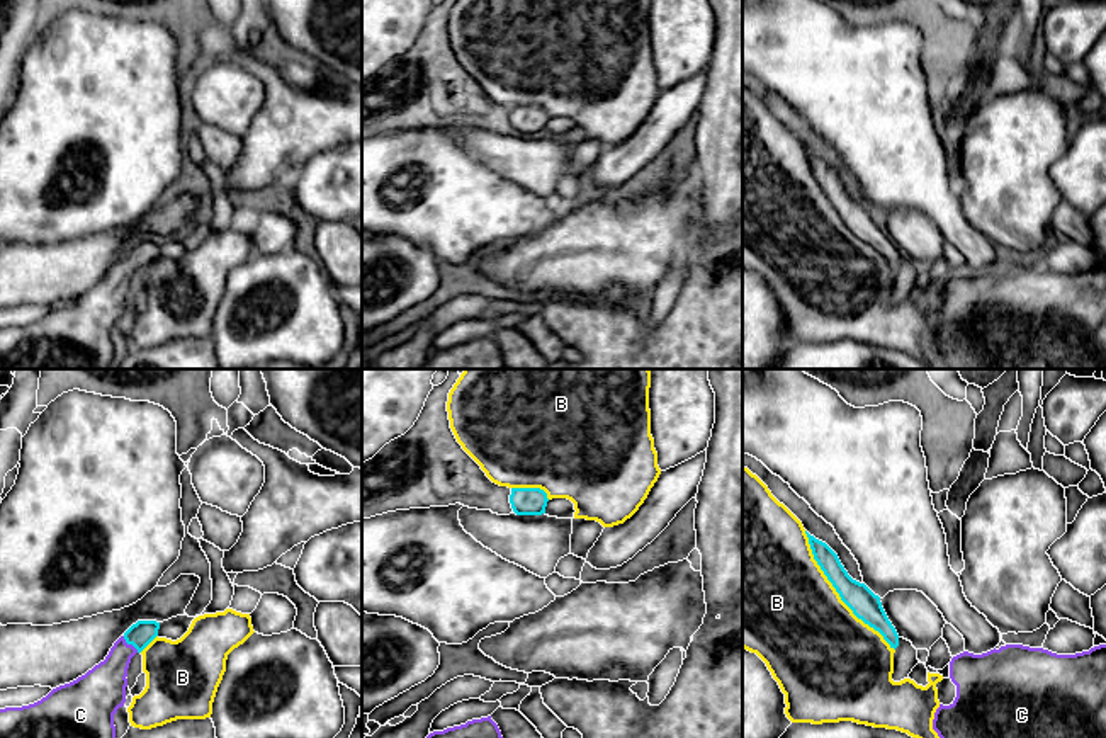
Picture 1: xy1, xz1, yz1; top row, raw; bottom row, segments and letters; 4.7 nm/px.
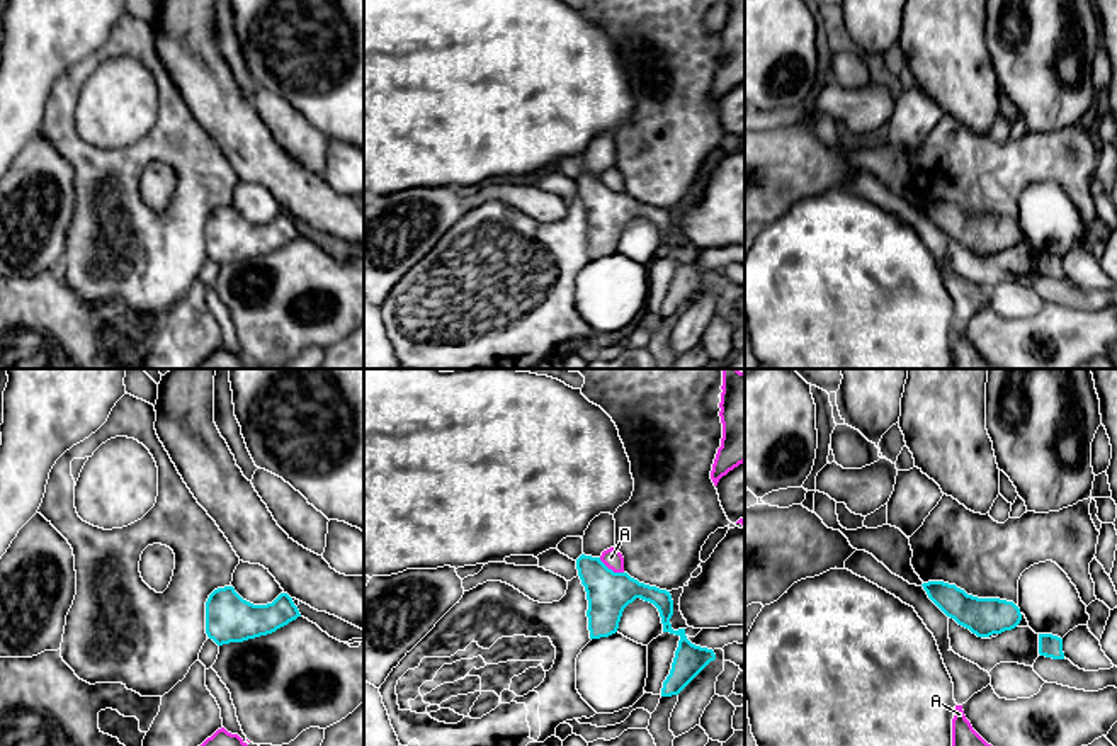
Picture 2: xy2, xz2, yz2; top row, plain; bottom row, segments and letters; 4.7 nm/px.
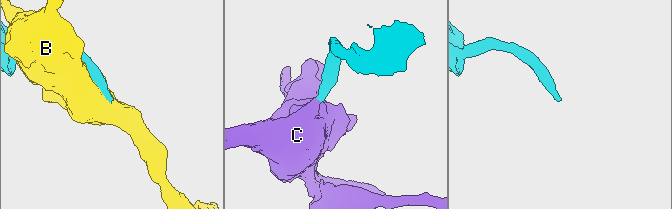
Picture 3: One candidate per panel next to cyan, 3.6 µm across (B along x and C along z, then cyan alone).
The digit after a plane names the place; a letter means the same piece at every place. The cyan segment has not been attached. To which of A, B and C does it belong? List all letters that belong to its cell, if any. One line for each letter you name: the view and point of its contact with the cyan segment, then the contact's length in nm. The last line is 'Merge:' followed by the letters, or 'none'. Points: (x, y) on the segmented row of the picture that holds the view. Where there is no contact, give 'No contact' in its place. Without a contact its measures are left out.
C: Touches cyan at xy1 (129, 643). Shared border 110 nm
Merge: C

